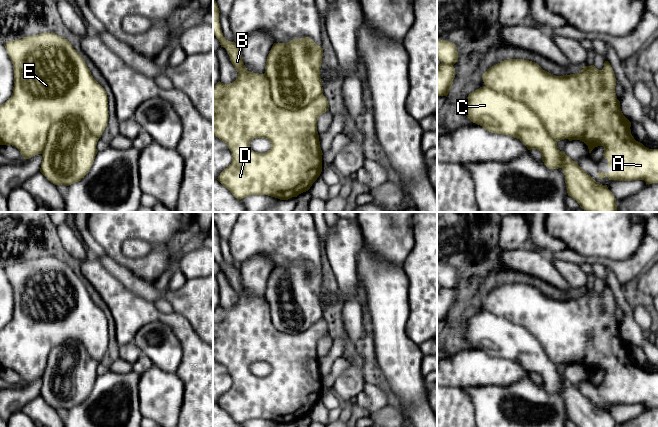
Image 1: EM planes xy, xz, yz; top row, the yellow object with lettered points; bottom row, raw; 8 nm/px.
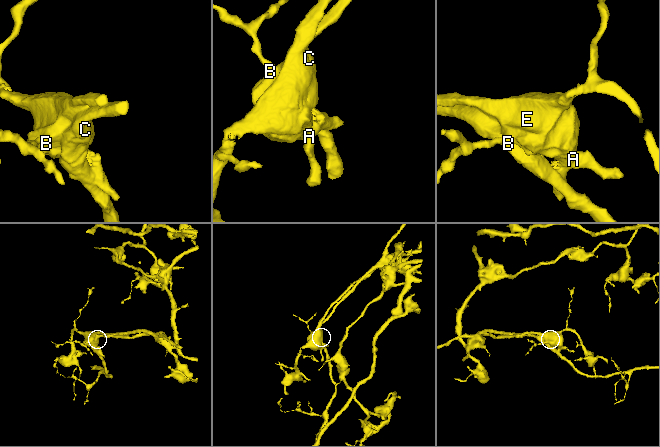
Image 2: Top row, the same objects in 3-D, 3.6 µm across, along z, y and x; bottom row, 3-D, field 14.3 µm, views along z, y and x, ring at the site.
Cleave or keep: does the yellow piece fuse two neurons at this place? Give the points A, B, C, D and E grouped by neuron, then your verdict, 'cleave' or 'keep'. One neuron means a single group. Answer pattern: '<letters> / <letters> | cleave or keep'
A B C D E | keep

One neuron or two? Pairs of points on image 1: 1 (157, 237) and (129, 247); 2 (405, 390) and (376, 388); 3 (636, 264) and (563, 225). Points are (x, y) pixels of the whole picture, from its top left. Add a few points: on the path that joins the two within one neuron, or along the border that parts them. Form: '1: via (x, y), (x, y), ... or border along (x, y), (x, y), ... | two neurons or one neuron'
1: border along (153, 246), (141, 256), (127, 256), (122, 250) | two neurons
2: border along (379, 379), (388, 390) | two neurons
3: border along (641, 240), (628, 258), (603, 257) | two neurons

